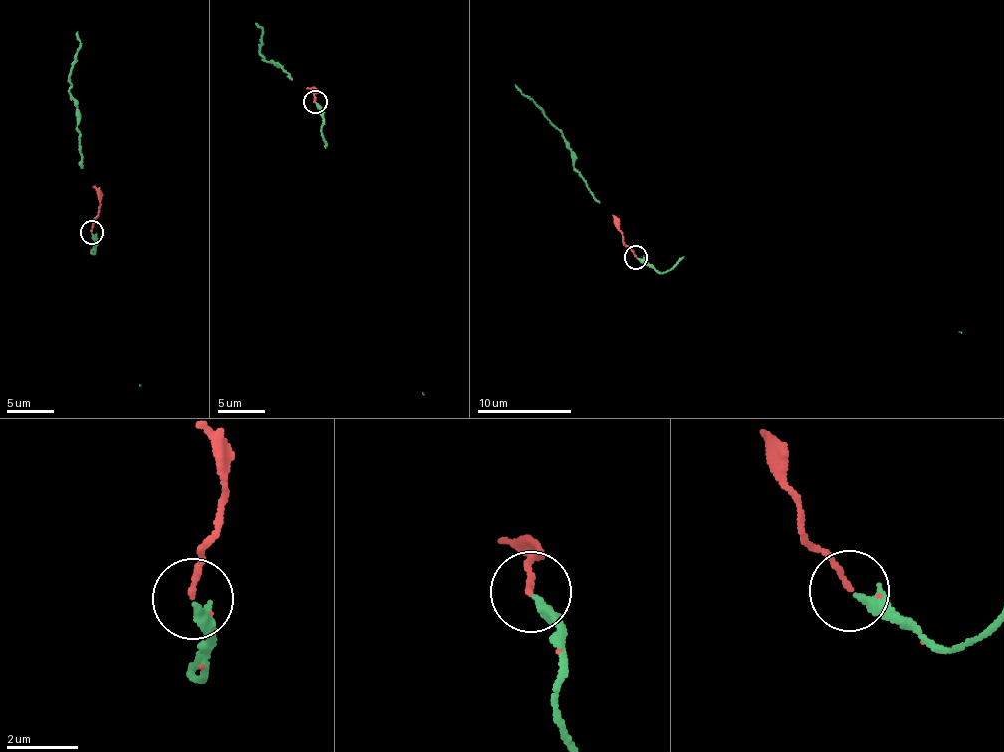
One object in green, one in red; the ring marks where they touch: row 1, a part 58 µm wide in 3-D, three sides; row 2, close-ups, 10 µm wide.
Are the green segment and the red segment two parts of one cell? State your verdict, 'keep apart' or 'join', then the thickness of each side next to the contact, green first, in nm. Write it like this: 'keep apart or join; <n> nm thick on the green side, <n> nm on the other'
join; 280 nm thick on the green side, 150 nm on the other

